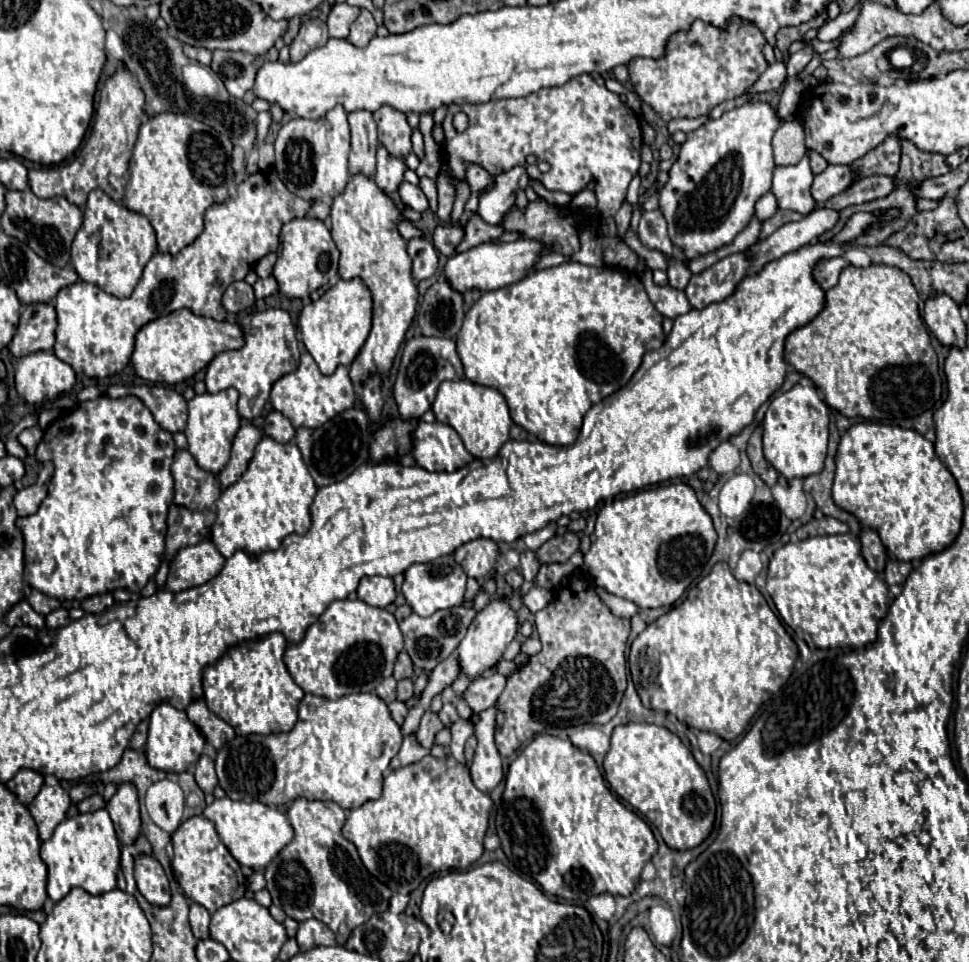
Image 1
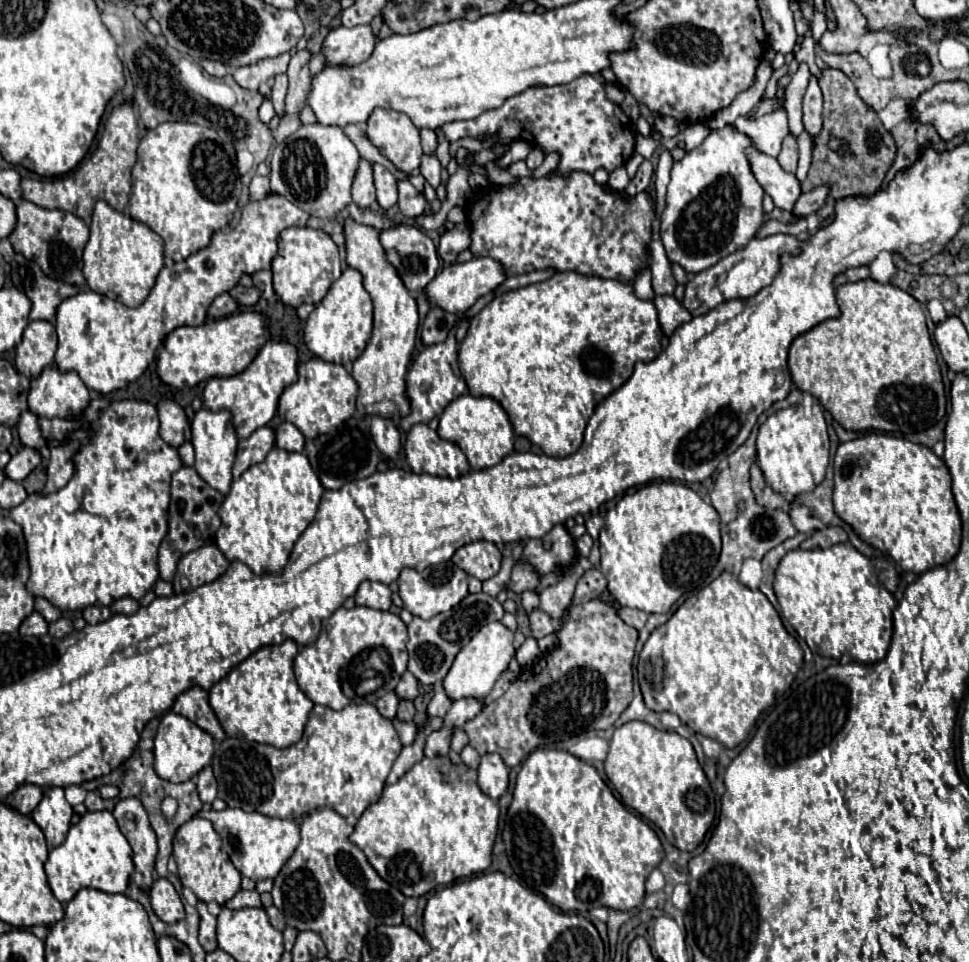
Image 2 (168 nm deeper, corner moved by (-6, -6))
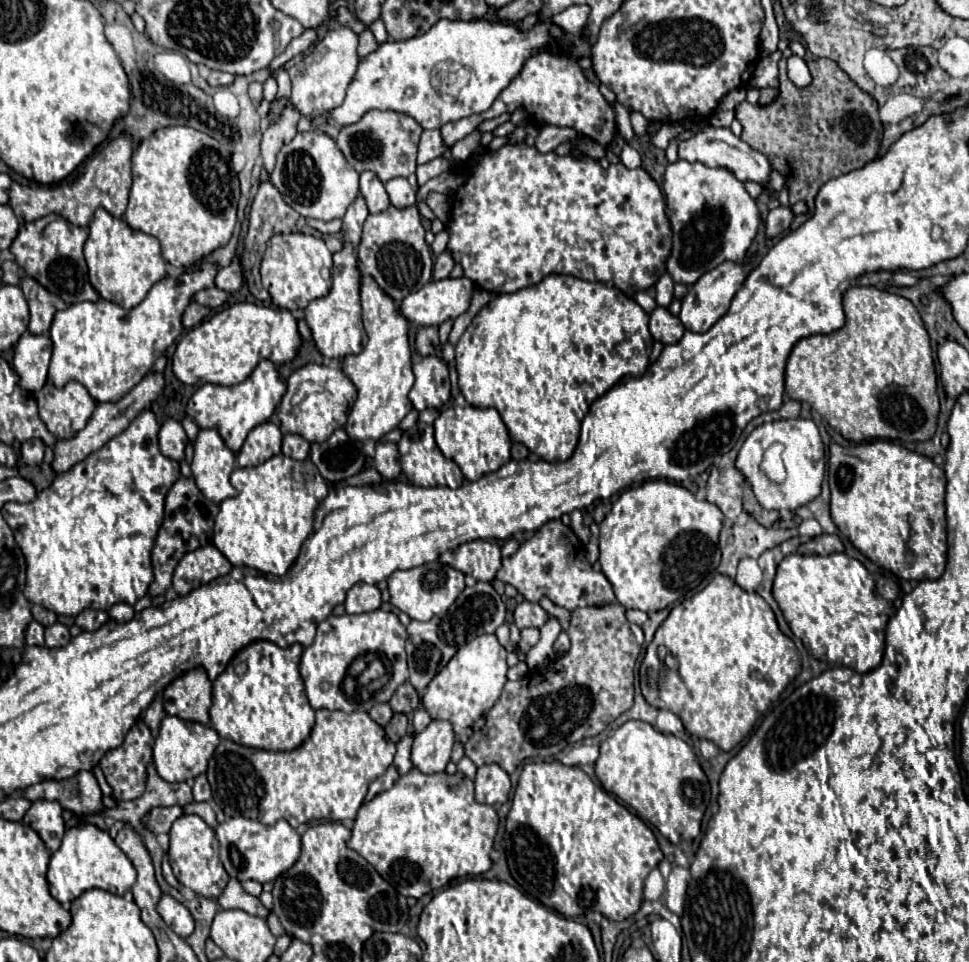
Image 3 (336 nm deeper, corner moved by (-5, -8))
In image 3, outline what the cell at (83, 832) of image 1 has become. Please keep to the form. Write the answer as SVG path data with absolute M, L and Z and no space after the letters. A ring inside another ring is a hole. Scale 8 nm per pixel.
M87 824L85 828L69 828L63 836L61 848L51 854L47 870L51 894L63 906L71 904L77 896L81 896L81 892L91 888L101 888L117 896L123 896L135 884L135 876L137 872L131 860L121 852L121 848L117 848L117 844L107 832L99 830L93 824Z

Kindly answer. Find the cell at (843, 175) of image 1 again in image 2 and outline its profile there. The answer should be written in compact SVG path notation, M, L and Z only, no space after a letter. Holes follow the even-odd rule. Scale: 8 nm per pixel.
M816 186L814 190L800 196L800 200L796 202L792 214L794 216L810 216L810 214L818 212L826 204L828 194L830 194L830 186Z

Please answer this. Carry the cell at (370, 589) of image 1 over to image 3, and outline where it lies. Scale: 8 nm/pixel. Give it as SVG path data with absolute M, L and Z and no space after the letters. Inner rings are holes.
M359 582L353 588L349 588L345 598L345 612L347 614L361 614L371 612L381 606L381 592L377 586Z

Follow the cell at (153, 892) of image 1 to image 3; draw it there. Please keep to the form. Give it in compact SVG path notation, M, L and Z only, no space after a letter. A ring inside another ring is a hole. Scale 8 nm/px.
M163 894L161 900L159 900L159 906L157 906L161 918L165 920L165 924L181 938L187 938L193 934L193 928L195 928L195 922L193 922L193 916L191 912L183 906L182 903L177 902L175 898L171 898L169 894Z

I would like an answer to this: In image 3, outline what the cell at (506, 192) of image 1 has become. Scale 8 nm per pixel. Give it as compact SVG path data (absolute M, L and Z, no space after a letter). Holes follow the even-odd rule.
M547 124L545 128L541 128L541 134L537 136L535 148L539 152L551 152L559 144L563 144L567 140L573 140L573 138L577 138L577 132L573 132L573 128L553 128L553 126Z

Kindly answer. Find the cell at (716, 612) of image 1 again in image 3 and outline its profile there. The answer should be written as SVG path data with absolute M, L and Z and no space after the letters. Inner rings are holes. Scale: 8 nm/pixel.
M717 574L707 588L673 606L667 620L657 628L653 642L647 646L639 678L643 696L651 706L671 710L681 718L687 732L711 740L729 752L749 736L757 718L781 696L799 670L801 656L793 640L779 630L771 606L761 596L739 588L729 576Z

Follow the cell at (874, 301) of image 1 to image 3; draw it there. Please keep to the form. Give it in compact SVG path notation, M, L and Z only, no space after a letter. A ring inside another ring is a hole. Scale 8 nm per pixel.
M873 286L849 288L843 296L843 306L847 322L841 330L833 334L809 336L795 344L785 370L785 396L797 402L807 402L849 442L875 438L901 442L929 440L937 426L939 396L929 334L917 308L911 300Z

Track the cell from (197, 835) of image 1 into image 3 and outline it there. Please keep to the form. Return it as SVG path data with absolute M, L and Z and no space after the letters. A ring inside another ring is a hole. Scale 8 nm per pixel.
M183 814L173 822L169 832L169 864L175 878L203 898L219 898L225 884L229 882L229 874L219 860L215 832L199 816Z

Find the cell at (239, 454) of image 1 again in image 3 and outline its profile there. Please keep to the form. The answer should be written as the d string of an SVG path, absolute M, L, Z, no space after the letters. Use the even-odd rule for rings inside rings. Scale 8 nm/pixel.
M271 422L255 426L245 438L243 448L237 452L237 464L245 468L269 460L271 456L281 452L281 440L283 440L283 432L279 426Z

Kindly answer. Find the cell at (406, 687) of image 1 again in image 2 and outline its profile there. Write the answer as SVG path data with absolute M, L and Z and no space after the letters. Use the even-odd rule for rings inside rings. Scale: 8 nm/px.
M402 700L402 702L400 702L400 706L398 706L398 718L400 718L400 720L412 722L414 712L416 712L416 708L414 708L412 700Z

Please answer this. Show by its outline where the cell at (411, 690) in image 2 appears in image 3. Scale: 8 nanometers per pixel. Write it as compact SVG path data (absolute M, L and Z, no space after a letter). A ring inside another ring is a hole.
M405 682L401 688L397 688L397 692L393 694L393 698L389 700L393 712L401 712L401 714L411 714L417 706L419 706L419 696L415 692L415 688Z

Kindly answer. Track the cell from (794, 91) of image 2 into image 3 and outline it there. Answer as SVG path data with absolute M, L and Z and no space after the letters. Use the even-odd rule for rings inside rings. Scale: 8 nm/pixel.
M789 56L787 58L787 76L799 88L805 88L811 80L811 74L809 74L809 68L807 68L805 60L799 58L799 56Z

